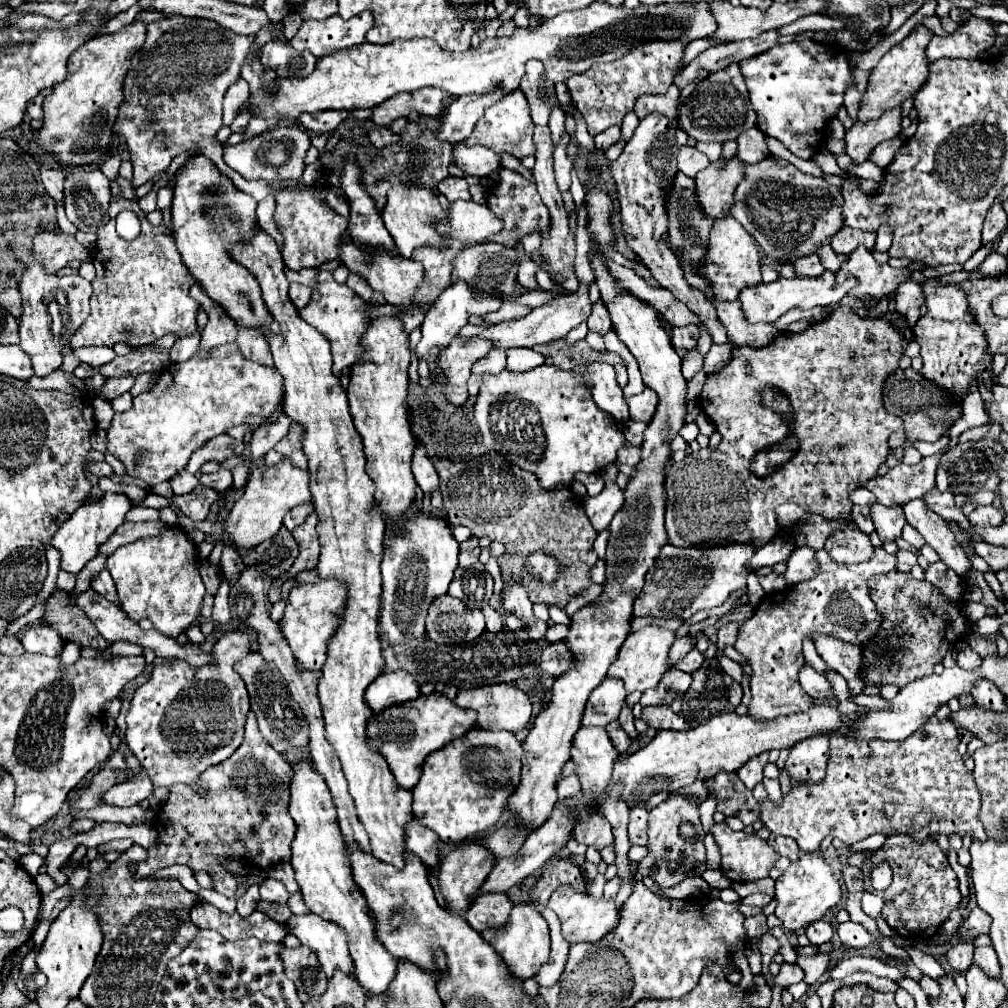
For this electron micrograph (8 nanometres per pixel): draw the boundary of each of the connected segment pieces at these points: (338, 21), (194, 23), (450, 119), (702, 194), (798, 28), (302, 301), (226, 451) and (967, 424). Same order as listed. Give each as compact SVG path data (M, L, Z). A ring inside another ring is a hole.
M362 12L350 20L332 16L326 20L304 20L298 34L290 40L298 52L310 50L314 56L358 46L366 42L366 32L372 28L370 12Z
M172 16L148 24L146 42L130 60L130 68L124 78L124 102L120 106L118 122L114 124L114 132L124 136L130 152L134 188L142 186L152 176L166 172L172 158L178 154L186 150L200 150L234 182L238 190L254 196L258 202L284 190L304 192L312 188L314 198L328 206L324 192L314 184L304 184L300 180L282 180L276 184L246 182L222 160L222 144L216 140L216 132L222 128L222 100L226 90L238 82L240 66L254 38L256 36L234 34L224 30L220 24L202 18Z
M494 88L486 94L466 94L462 98L456 98L448 106L448 114L440 124L438 136L448 140L450 144L462 142L466 136L470 136L474 124L482 118L484 110L496 104L506 96L506 90Z
M738 158L730 160L724 170L718 170L714 164L710 164L710 168L698 172L694 182L702 212L706 212L712 220L724 218L730 212L728 206L734 202L734 188L740 180L742 164Z
M810 14L802 20L796 20L794 24L788 24L784 28L780 28L780 34L800 34L804 30L844 30L846 22L844 20L836 20L836 18L828 18L828 16L818 16L818 14Z
M290 284L288 296L290 296L290 300L292 300L292 304L294 304L296 308L304 308L304 306L310 302L310 292L312 292L310 286L304 286L304 284Z
M226 434L216 436L214 440L206 442L202 448L198 448L198 450L194 452L194 456L190 458L186 470L188 470L190 474L196 474L204 462L210 462L210 460L224 462L224 460L228 460L228 458L232 458L232 456L242 454L242 450L244 450L244 442L242 442L242 440L234 440L234 438L226 436Z
M974 382L970 388L968 396L963 402L963 416L956 421L950 428L950 446L947 451L951 450L958 444L958 436L961 432L967 431L969 428L985 425L991 423L991 418L984 409L984 404L981 400L977 384Z

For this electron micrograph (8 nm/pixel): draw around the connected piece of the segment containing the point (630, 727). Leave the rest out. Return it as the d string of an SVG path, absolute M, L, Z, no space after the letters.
M628 706L622 708L618 722L622 724L622 728L624 728L624 732L630 736L630 740L636 740L636 738L638 738L638 732L636 732L636 728L634 728L634 716L632 716L632 710L630 710Z

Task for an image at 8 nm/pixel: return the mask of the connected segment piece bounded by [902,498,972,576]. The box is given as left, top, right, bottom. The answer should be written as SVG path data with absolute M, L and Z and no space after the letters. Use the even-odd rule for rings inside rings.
M922 498L910 500L910 504L904 504L904 514L908 524L912 524L928 546L932 546L940 560L952 568L958 576L966 576L972 570L972 562L962 550L962 546L956 542L954 534L948 530L948 524L934 512L930 512Z

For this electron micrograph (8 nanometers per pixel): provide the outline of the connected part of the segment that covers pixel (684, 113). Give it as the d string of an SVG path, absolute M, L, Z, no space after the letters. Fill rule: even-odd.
M730 64L710 76L706 76L694 92L684 100L684 104L678 110L676 122L682 130L688 132L690 138L698 142L726 142L736 140L742 132L756 126L756 112L750 106L748 90L742 80L738 64Z

